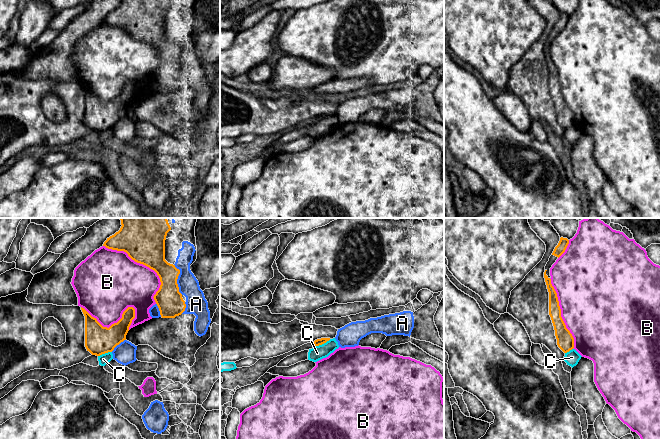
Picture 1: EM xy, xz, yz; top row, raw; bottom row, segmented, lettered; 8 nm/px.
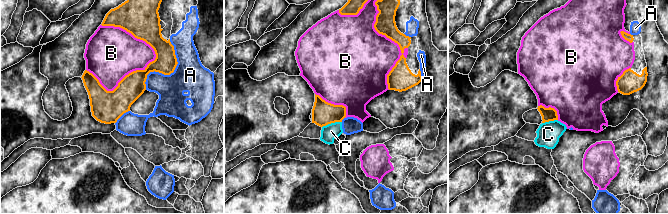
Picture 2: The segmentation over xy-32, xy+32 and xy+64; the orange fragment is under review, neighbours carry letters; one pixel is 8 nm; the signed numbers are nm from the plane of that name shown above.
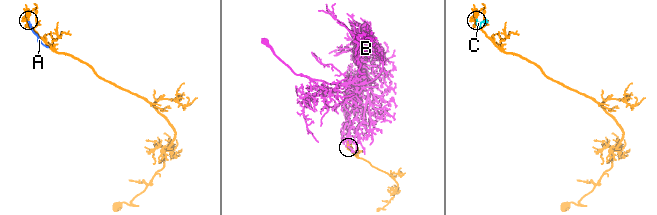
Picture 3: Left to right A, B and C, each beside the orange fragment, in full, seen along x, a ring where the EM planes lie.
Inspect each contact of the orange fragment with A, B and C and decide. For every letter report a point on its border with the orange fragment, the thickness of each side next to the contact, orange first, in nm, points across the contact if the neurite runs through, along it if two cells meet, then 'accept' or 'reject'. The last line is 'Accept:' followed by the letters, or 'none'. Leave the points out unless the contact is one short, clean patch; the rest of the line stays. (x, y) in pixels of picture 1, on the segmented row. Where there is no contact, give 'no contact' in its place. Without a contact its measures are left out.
A: contact xy (177, 278); calibres 220 and 160 nm; reject
B: contact xy (145, 265); calibres 380 and 420 nm; reject
C: contact xz (322, 343); calibres 50 and 120 nm; border xz (330, 339), (314, 347); reject
Accept: none

